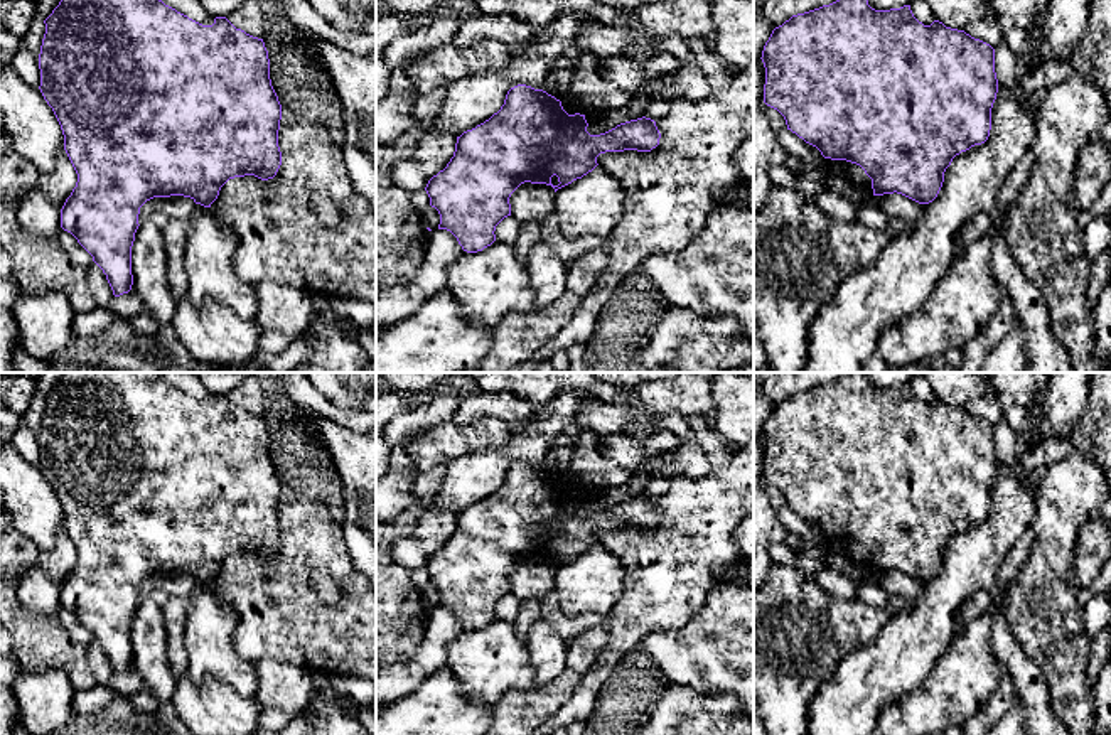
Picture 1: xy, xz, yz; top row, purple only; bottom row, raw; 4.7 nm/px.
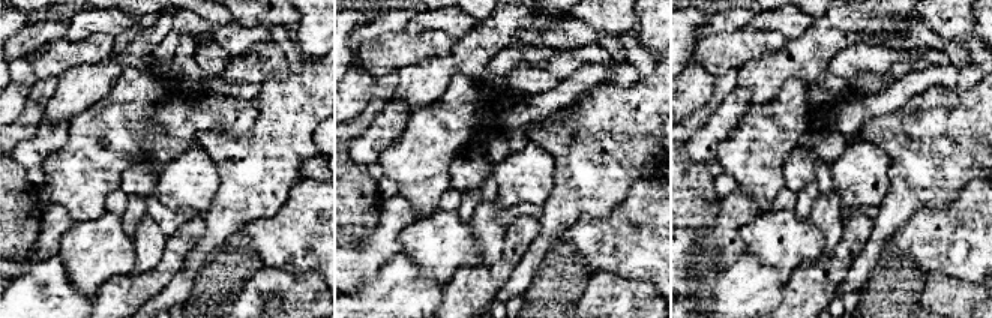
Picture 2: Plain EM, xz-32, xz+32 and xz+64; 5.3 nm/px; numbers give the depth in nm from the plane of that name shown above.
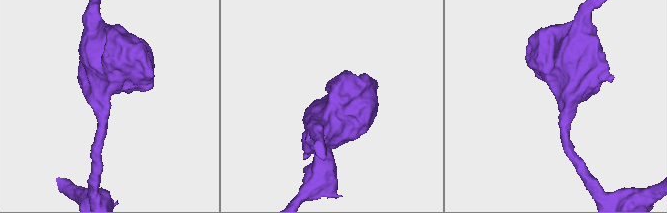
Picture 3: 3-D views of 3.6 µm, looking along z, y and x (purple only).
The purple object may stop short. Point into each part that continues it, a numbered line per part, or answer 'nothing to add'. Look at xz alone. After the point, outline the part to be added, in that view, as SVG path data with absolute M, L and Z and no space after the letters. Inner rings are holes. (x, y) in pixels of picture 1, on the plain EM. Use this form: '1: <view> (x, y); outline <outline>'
nothing to add

